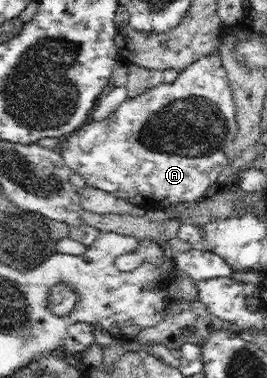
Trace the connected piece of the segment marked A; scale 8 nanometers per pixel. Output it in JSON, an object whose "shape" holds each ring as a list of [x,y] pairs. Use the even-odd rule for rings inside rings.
{"shape":[[[219,54],[208,55],[194,61],[189,67],[178,73],[176,79],[172,83],[160,83],[157,87],[152,87],[147,91],[137,95],[134,98],[127,98],[120,103],[113,113],[110,113],[105,119],[90,120],[83,127],[75,130],[72,134],[63,139],[58,148],[65,164],[73,173],[78,174],[83,179],[83,185],[92,186],[121,199],[125,199],[130,203],[139,205],[146,210],[161,210],[171,205],[178,205],[182,202],[199,201],[206,190],[218,181],[219,174],[228,166],[228,152],[232,150],[234,139],[237,133],[238,123],[236,120],[236,107],[232,98],[233,92],[227,77],[227,72],[221,64]]]}

